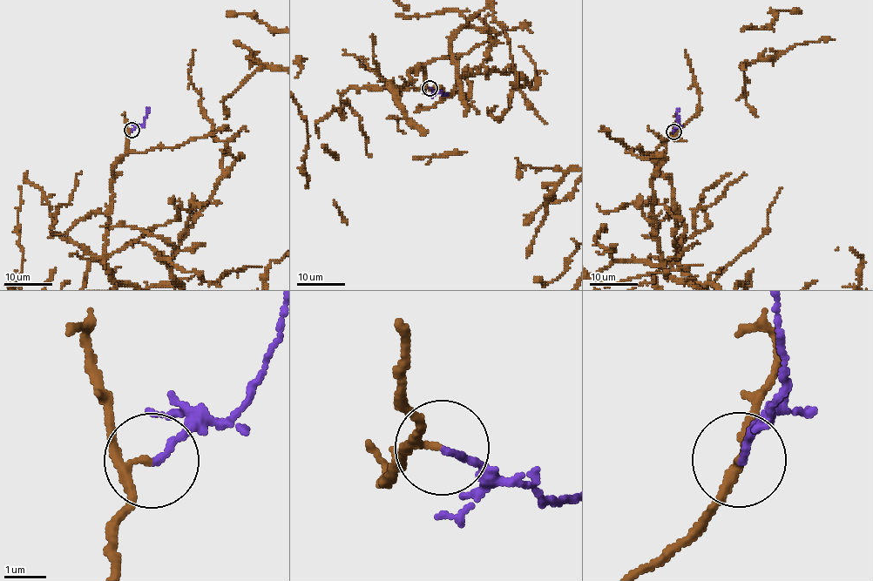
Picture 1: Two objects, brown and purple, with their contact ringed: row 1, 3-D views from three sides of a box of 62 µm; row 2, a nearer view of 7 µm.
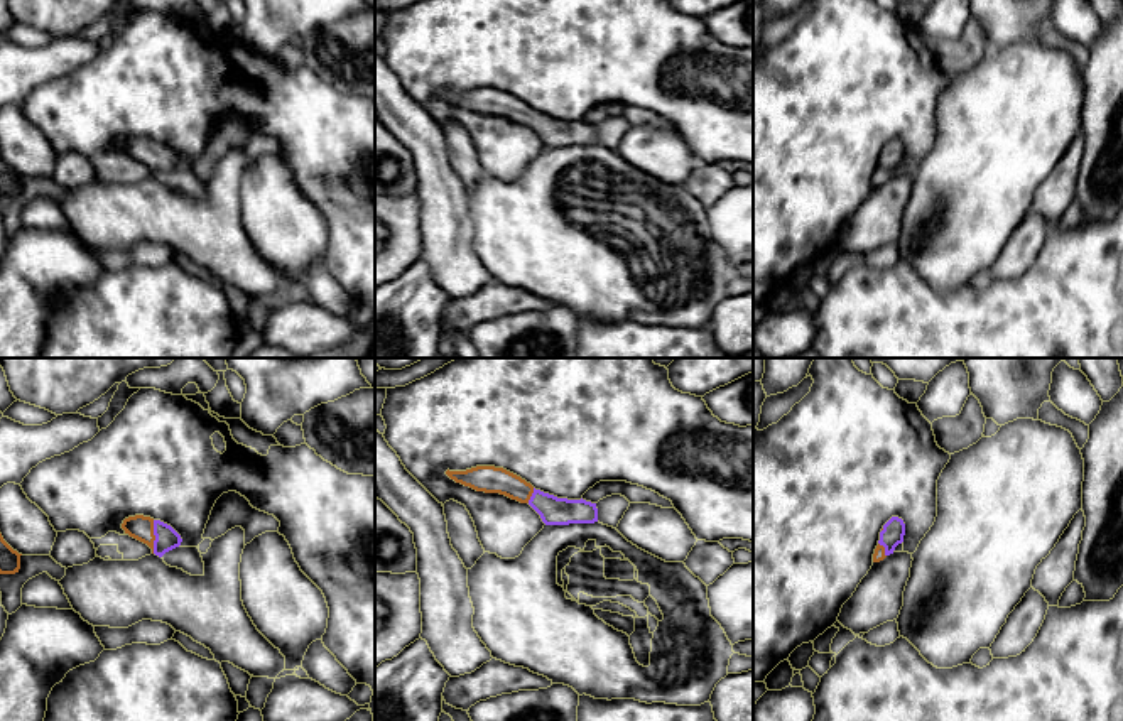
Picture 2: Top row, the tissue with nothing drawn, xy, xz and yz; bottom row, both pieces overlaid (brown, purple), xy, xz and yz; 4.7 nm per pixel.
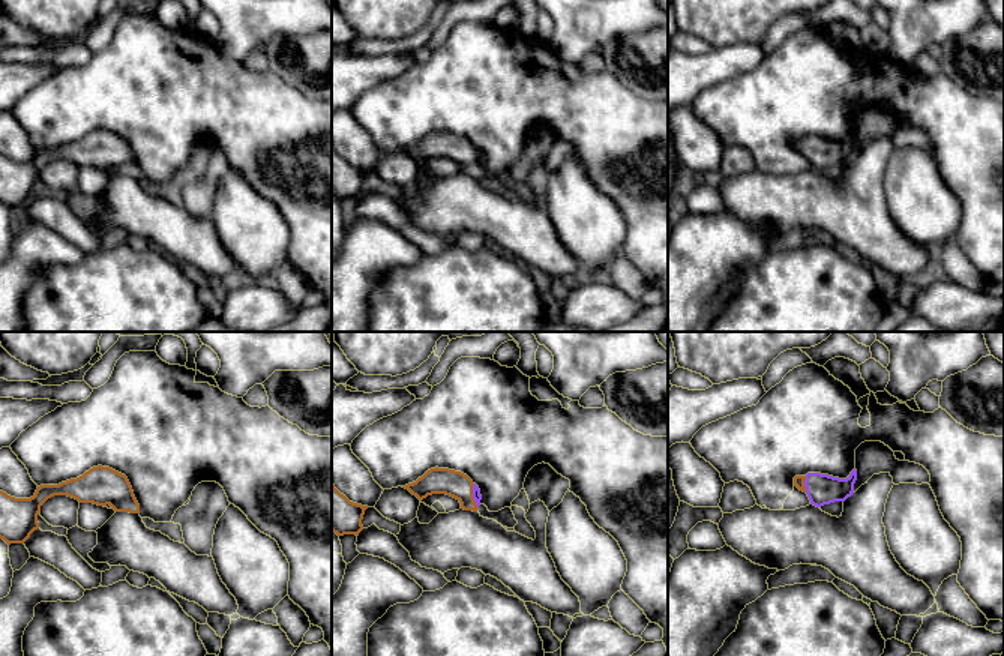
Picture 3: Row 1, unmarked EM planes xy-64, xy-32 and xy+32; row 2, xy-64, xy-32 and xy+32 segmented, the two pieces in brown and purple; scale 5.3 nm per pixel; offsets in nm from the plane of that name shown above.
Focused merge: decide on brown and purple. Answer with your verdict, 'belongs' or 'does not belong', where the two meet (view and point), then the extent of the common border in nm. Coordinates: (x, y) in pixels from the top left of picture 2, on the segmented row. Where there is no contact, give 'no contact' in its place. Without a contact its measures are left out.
belongs | xy (154, 537) | 160 nm

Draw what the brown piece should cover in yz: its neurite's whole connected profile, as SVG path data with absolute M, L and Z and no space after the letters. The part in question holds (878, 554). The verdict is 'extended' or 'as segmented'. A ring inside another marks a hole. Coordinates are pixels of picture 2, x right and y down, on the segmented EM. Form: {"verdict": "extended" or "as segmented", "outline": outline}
{"verdict": "extended", "outline": "M892 517L880 532L880 540L873 554L873 562L883 561L893 554L895 547L903 542L905 523L898 517Z"}

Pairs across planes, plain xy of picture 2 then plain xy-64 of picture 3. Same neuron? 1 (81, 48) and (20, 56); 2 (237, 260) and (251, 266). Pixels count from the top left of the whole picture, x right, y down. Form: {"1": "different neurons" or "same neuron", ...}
{"1": "different neurons", "2": "different neurons"}

